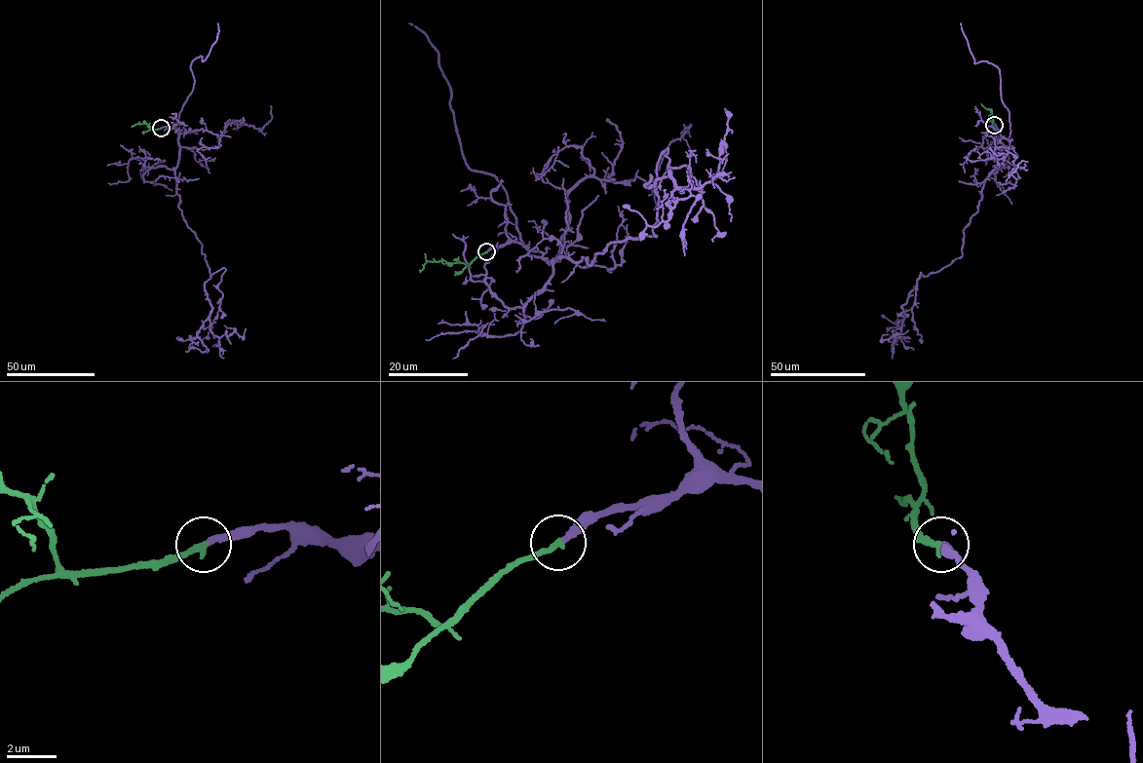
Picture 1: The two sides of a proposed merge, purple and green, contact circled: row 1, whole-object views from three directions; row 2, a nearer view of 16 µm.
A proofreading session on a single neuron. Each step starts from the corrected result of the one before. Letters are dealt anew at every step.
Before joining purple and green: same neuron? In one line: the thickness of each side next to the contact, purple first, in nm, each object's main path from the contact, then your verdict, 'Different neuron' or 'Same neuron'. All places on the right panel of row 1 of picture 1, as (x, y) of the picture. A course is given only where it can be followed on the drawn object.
Thickness 240 nm (purple) against 260 nm. Course of purple: (994, 124), (1008, 154), (984, 183), (962, 255), (920, 276), (902, 305), (893, 342), (909, 341). Course of green: (994, 124), (990, 111), (982, 106). Same neuron

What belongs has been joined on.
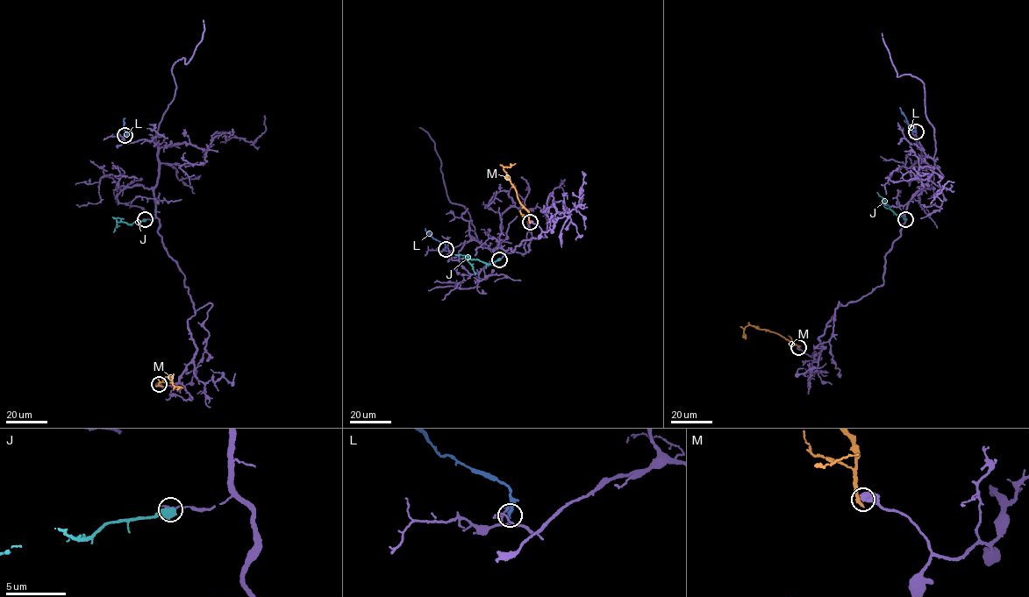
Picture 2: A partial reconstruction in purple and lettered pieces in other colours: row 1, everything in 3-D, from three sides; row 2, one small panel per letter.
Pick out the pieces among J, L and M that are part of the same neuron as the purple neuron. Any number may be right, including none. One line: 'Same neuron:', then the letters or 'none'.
Same neuron: none

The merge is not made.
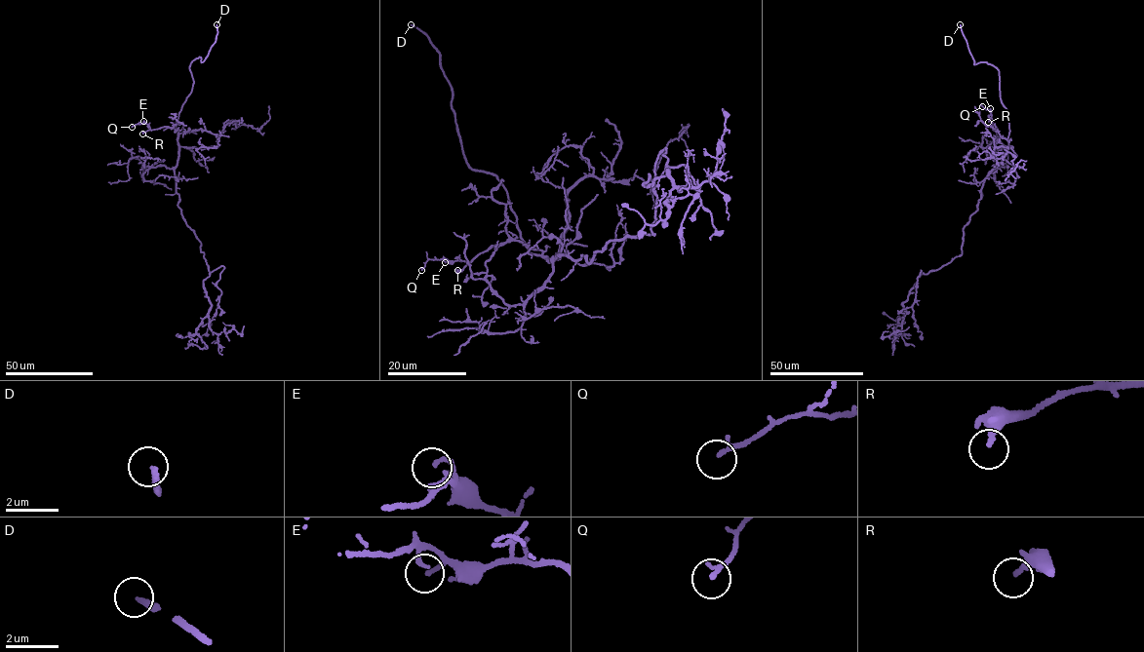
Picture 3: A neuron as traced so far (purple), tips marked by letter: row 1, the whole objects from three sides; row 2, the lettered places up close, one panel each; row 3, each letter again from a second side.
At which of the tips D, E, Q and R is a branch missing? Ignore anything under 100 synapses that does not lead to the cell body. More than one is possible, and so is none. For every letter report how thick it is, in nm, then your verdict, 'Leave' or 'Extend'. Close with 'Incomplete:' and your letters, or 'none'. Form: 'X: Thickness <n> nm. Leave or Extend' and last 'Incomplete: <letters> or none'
D: Thickness 220 nm. Extend
E: Thickness 140 nm. Leave
Q: Thickness 150 nm. Leave
R: Thickness 260 nm. Leave
Incomplete: D

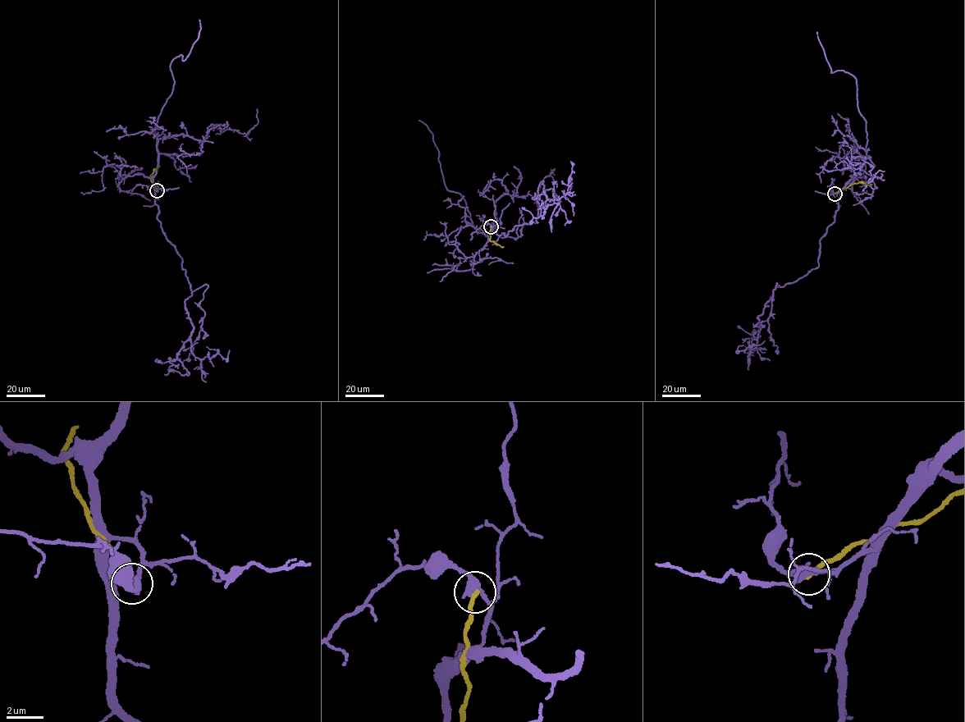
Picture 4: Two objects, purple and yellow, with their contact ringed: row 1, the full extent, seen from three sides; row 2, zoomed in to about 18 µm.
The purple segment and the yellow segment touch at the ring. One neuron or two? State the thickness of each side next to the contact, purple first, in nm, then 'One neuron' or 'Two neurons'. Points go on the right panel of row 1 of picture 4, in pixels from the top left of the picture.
Thickness 440 nm (purple) against 240 nm. Two neurons

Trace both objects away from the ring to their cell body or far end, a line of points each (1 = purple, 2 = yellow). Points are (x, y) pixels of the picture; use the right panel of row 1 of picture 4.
1: (834, 194), (842, 191), (820, 240), (818, 266), (775, 286), (758, 316), (749, 354), (765, 352)
2: (834, 194), (855, 183), (871, 184)

